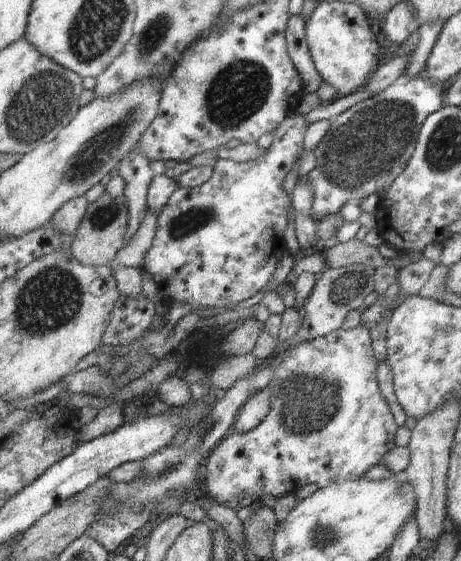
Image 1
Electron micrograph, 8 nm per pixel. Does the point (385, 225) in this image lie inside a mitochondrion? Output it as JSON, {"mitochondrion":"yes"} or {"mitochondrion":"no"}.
{"mitochondrion":"no"}

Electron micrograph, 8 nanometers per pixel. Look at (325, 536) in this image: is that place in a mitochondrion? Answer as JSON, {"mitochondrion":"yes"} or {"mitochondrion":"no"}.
{"mitochondrion":"yes"}

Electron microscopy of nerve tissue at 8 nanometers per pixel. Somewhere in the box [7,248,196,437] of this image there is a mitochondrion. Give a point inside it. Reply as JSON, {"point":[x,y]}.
{"point":[49,299]}

